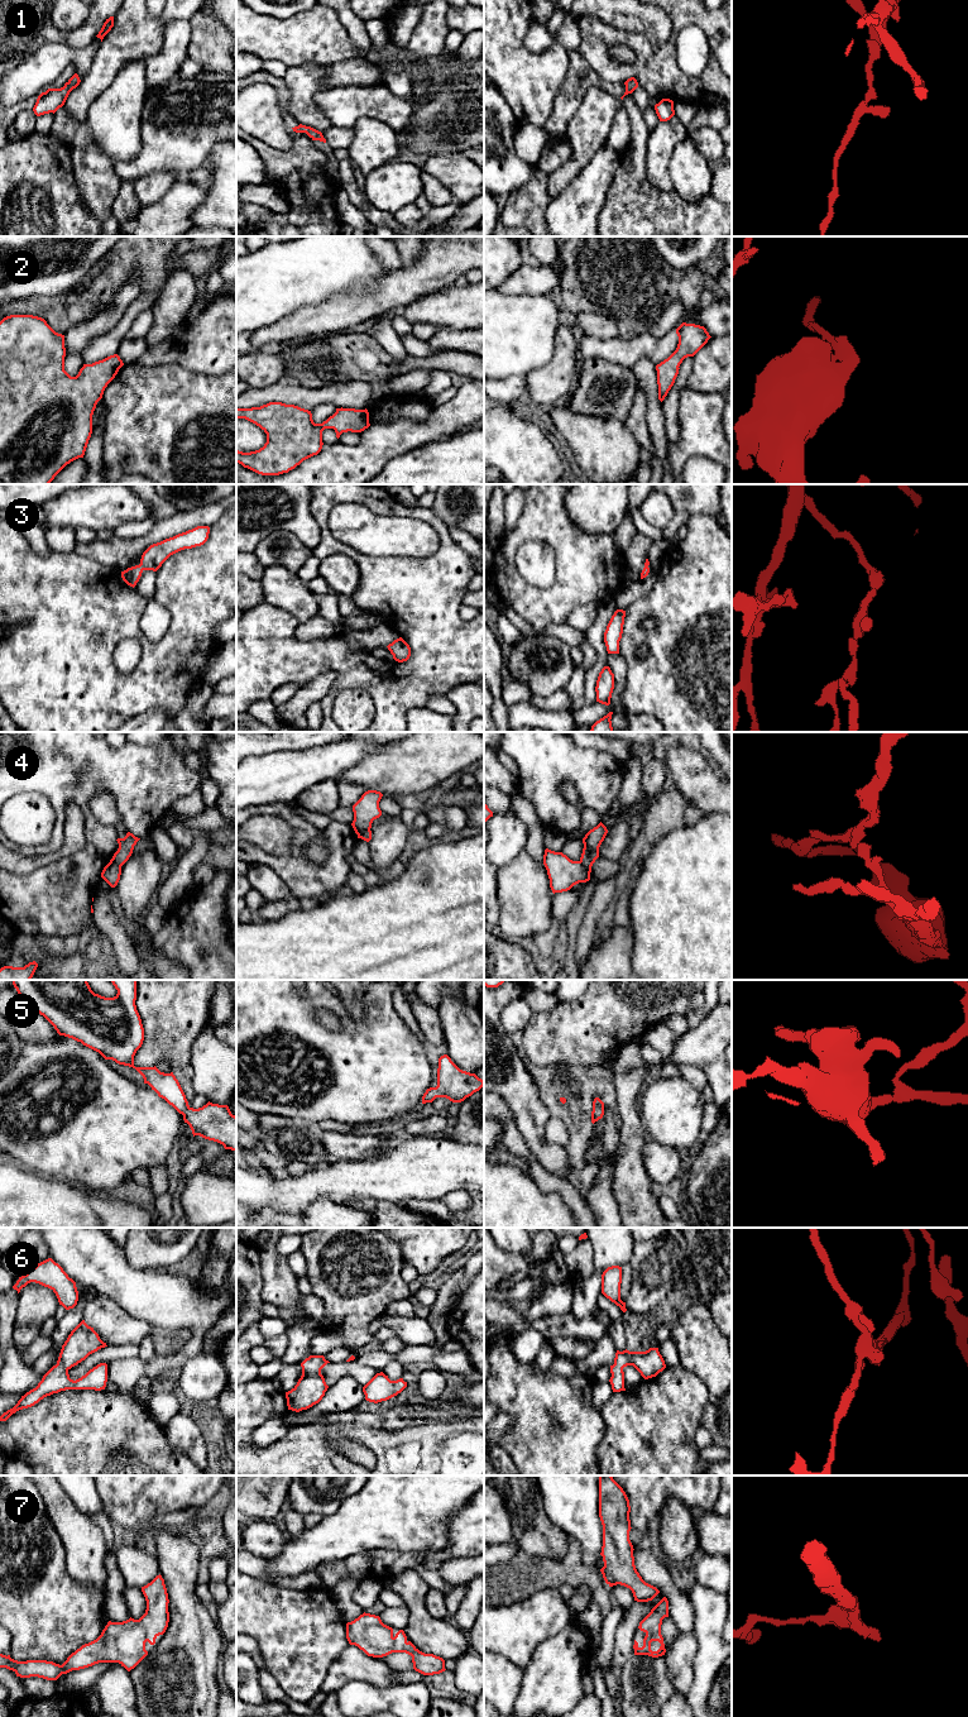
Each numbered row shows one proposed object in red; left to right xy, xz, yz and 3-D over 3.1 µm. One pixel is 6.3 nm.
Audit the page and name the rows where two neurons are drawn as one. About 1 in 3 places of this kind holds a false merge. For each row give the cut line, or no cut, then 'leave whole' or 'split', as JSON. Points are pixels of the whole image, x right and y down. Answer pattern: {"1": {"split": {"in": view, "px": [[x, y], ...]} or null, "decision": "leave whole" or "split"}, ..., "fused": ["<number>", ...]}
{"1": {"split": null, "decision": "leave whole"}, "2": {"split": null, "decision": "leave whole"}, "3": {"split": null, "decision": "leave whole"}, "4": {"split": {"in": "xz", "px": [[369, 828], [359, 837]]}, "decision": "split"}, "5": {"split": null, "decision": "leave whole"}, "6": {"split": null, "decision": "leave whole"}, "7": {"split": null, "decision": "leave whole"}, "fused": ["4"]}

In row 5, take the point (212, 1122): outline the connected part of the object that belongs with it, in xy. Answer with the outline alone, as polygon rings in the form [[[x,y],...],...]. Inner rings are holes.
[[[13,980],[13,985],[59,1036],[81,1042],[105,1060],[135,1068],[144,1084],[183,1115],[193,1137],[236,1151],[236,1116],[227,1105],[209,1101],[193,1109],[173,1072],[160,1072],[155,1066],[134,1066],[134,1056],[144,1041],[135,1005],[136,980],[110,981],[118,990],[114,998],[95,994],[87,980]]]

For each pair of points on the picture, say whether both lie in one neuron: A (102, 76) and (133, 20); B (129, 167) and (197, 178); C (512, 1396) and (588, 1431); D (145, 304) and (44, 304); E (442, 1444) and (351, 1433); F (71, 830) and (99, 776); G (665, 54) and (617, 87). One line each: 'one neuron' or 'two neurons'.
A: one neuron
B: two neurons
C: one neuron
D: two neurons
E: one neuron
F: two neurons
G: two neurons

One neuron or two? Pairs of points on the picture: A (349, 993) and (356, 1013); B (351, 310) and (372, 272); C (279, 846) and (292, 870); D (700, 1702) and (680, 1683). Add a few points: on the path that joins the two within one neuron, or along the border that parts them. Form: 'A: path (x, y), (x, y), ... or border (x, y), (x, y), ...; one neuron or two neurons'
A: path (353, 998), (356, 1008); one neuron
B: border (382, 276), (370, 292), (336, 293), (330, 299); two neurons
C: border (257, 845), (276, 855), (292, 855), (297, 857); two neurons
D: border (694, 1663), (694, 1675), (686, 1697); two neurons

